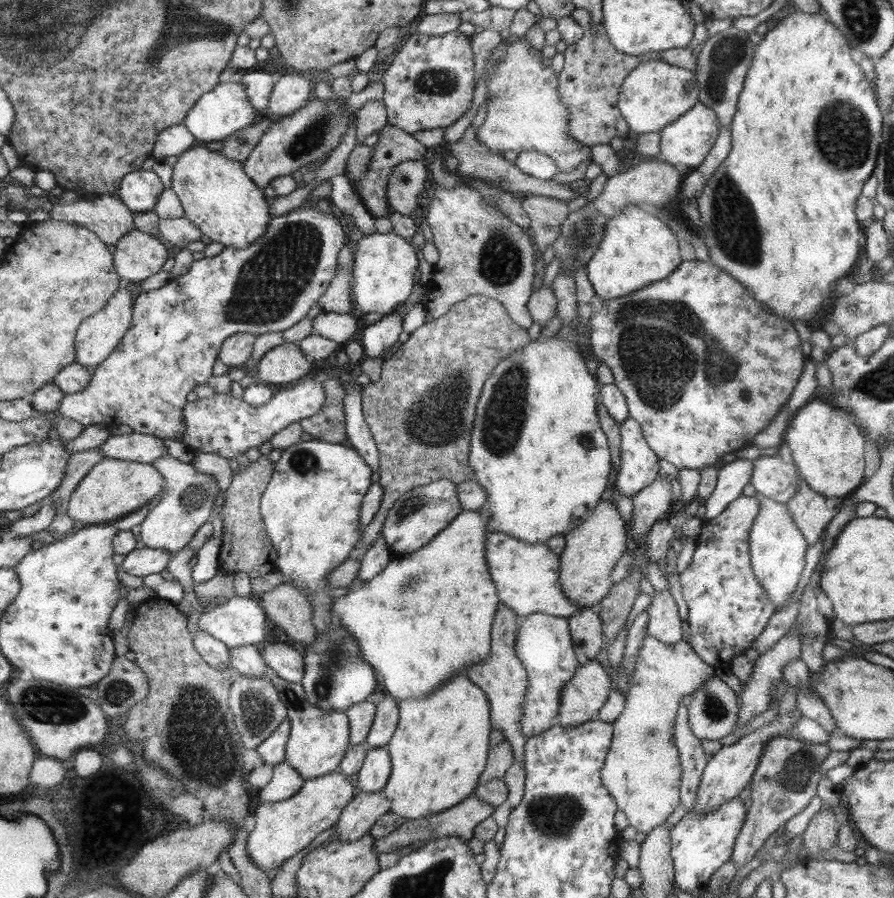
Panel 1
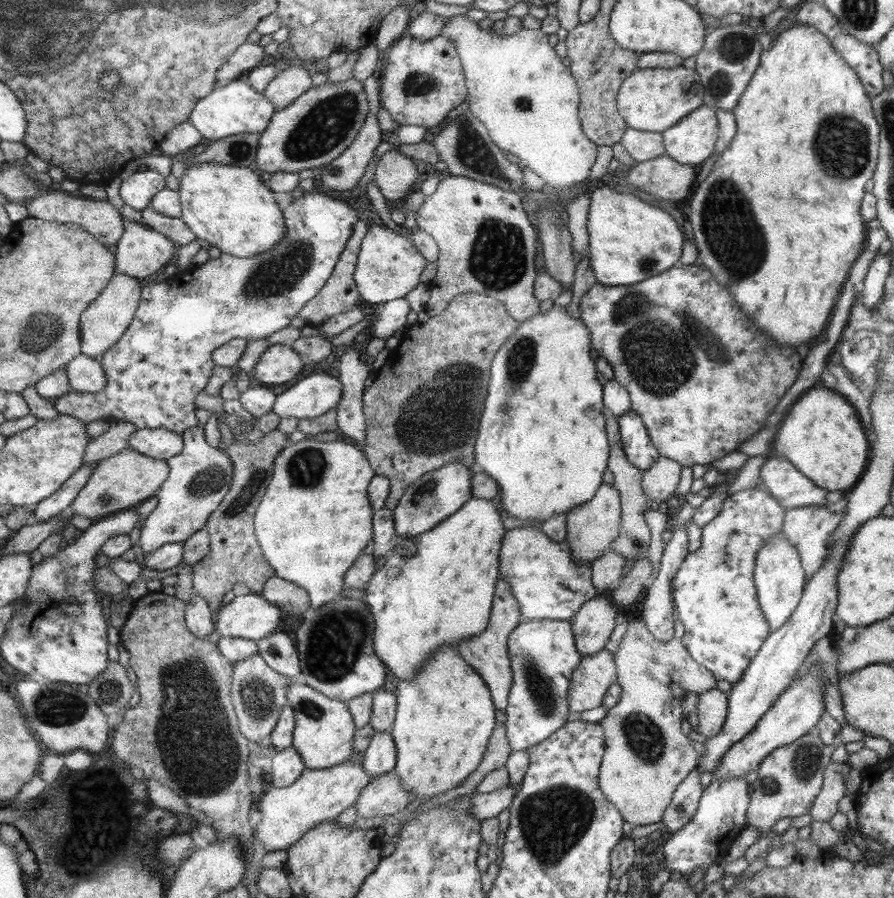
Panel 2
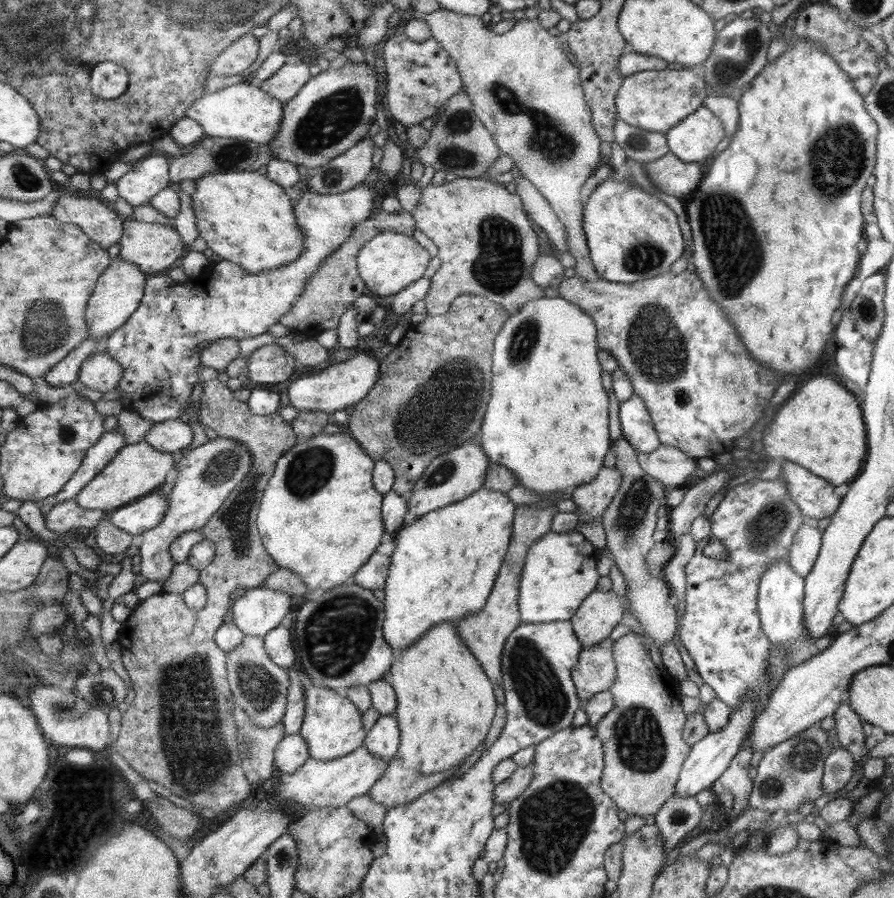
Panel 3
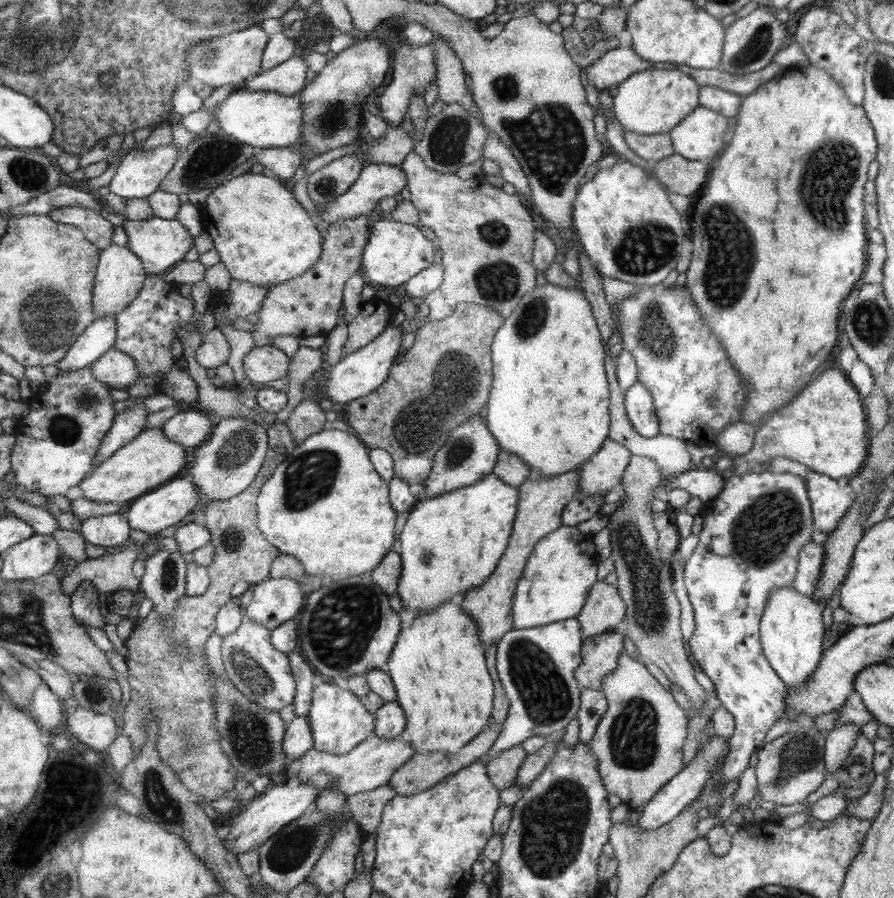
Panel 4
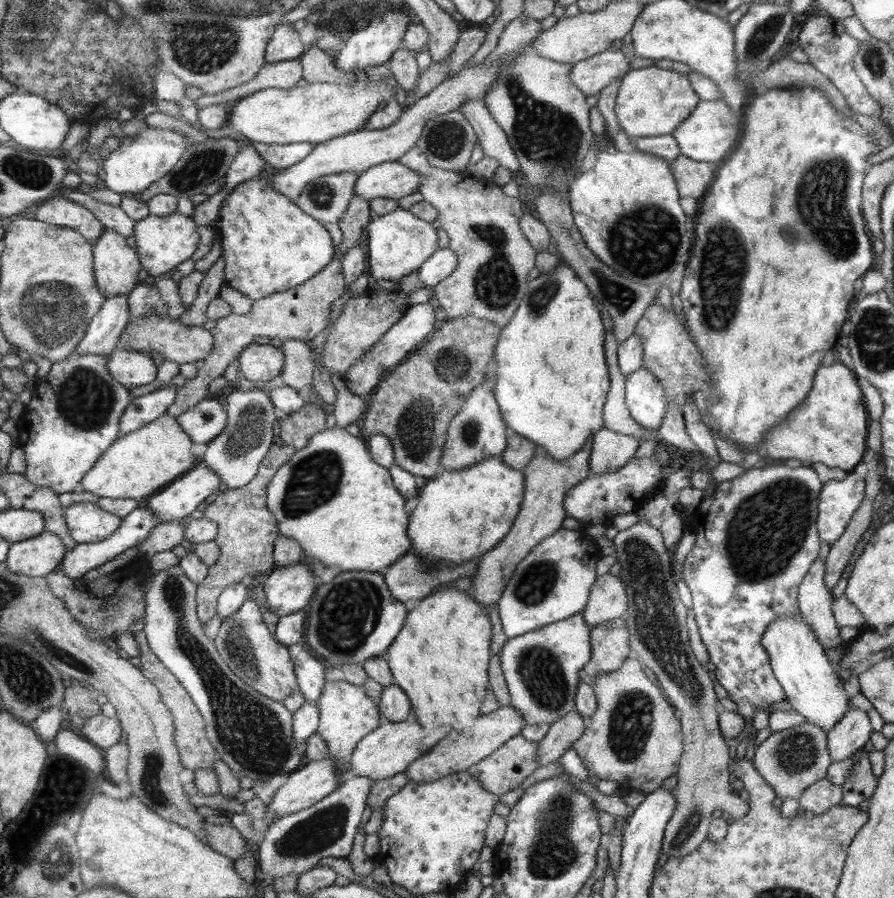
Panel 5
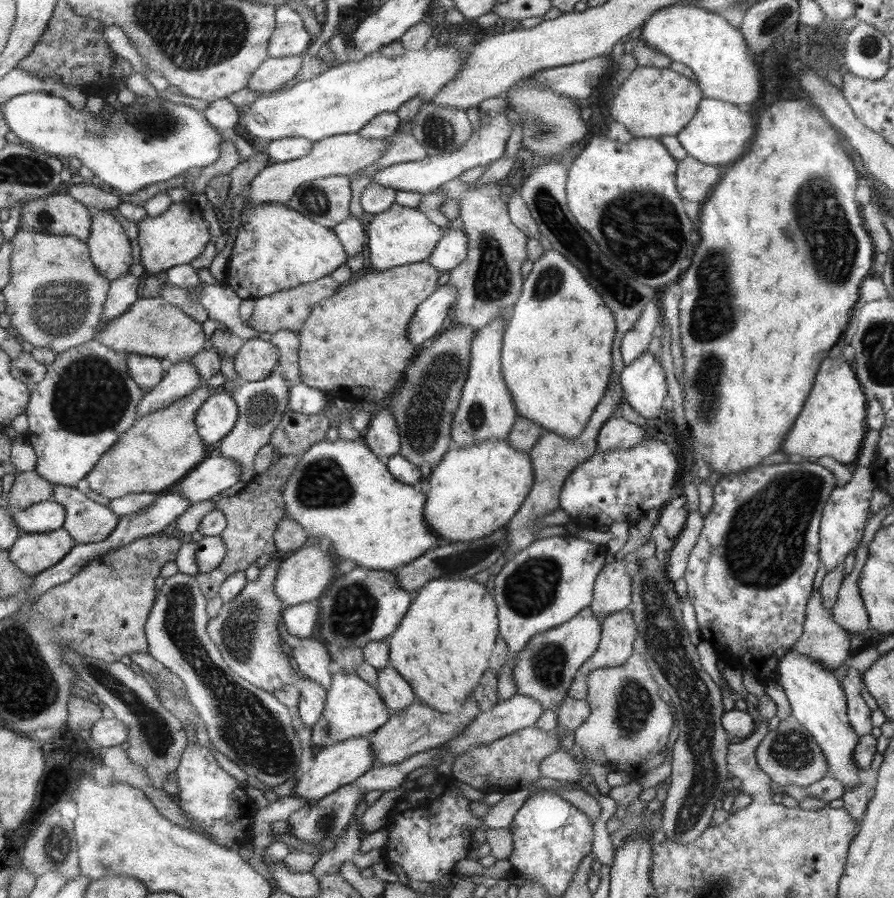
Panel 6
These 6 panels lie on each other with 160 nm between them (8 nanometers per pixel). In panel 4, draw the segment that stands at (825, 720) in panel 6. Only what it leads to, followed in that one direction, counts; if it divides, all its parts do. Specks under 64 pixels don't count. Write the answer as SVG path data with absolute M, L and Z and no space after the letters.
M793 588L774 590L766 602L759 625L760 644L764 658L790 690L803 685L822 662L823 638L827 631L822 623L822 612L828 603L830 599L813 602Z

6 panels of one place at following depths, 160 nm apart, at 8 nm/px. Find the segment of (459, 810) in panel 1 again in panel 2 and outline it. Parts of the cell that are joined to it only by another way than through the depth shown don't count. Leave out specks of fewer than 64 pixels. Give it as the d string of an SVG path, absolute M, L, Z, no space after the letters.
M511 782L504 788L492 792L479 793L476 791L471 796L470 812L480 821L497 817L503 810L511 805L519 786L513 786Z

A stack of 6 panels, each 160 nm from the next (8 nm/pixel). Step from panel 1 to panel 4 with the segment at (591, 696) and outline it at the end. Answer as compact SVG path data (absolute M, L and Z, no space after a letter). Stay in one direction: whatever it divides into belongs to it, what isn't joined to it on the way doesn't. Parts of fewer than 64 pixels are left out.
M619 628L583 639L582 664L574 671L580 687L601 690L604 677L617 667L620 654L625 651L625 637Z

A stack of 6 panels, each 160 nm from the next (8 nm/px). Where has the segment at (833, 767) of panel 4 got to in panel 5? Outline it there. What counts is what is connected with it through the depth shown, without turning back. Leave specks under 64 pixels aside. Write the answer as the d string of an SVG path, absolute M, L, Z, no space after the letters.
M856 706L848 709L827 734L827 749L833 762L850 758L857 750L869 745L872 731L866 711Z

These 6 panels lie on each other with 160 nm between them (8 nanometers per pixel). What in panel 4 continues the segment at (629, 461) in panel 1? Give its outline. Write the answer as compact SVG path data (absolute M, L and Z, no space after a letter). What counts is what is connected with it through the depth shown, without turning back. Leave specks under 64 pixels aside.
M636 381L625 392L625 411L638 434L644 438L655 438L659 432L659 420L650 391Z

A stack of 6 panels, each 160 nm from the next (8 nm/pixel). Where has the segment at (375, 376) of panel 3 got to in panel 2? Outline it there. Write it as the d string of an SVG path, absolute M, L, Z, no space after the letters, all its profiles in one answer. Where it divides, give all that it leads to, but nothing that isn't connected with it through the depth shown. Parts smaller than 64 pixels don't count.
M311 374L278 394L271 411L280 418L313 419L338 405L342 392L338 377Z

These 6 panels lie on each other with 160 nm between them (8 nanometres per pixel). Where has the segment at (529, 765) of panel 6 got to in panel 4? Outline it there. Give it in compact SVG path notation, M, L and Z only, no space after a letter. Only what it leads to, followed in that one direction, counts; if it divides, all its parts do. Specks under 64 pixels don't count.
M521 744L508 750L501 750L487 762L487 775L492 784L499 790L504 790L515 784L518 769L528 756Z

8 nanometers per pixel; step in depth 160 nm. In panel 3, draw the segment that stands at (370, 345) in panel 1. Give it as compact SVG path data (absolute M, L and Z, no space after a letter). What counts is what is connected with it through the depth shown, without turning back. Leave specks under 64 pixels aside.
M465 177L456 178L442 186L430 183L422 189L421 201L411 215L414 217L416 228L426 234L437 247L437 256L441 264L431 279L419 278L390 298L392 303L389 304L389 314L393 320L397 318L396 316L406 314L418 300L424 300L426 314L440 316L448 310L457 296L481 296L483 299L501 304L509 316L512 316L523 307L523 304L545 296L544 289L540 288L531 277L534 263L539 257L534 222L524 210L520 196L515 192L509 192L505 185L490 179Z

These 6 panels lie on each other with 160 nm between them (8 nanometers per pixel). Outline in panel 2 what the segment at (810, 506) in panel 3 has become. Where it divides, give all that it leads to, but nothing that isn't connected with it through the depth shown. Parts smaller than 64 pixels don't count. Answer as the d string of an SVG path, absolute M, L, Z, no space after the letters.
M784 458L767 459L761 467L759 478L763 488L785 508L826 504L828 490L814 484Z

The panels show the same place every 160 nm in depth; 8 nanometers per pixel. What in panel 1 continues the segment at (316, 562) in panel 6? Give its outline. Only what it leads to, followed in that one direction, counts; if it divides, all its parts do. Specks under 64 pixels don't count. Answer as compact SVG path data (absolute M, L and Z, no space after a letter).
M234 596L228 599L222 606L209 608L204 610L198 620L198 628L200 631L209 632L214 638L217 638L228 649L238 648L245 645L256 645L266 640L266 632L268 631L268 617L264 613L257 597L249 596L241 598Z

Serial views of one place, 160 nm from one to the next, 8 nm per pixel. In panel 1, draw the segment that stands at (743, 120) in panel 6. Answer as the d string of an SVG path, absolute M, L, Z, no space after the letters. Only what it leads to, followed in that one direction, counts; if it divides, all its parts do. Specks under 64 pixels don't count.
M700 102L694 104L689 112L680 116L673 124L668 124L659 133L661 136L659 159L682 169L692 170L698 167L704 162L706 155L719 136L720 127L718 123L718 116L714 113L713 108L707 108L706 105Z

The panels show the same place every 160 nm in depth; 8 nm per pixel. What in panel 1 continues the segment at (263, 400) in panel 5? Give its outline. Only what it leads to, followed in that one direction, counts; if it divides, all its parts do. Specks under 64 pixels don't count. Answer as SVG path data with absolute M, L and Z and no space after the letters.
M164 455L151 463L164 477L166 493L140 523L141 531L138 539L142 540L146 547L163 548L175 553L186 548L198 529L206 521L211 520L215 498L222 494L222 491L218 489L212 474L200 473L194 469L194 461L184 463Z

